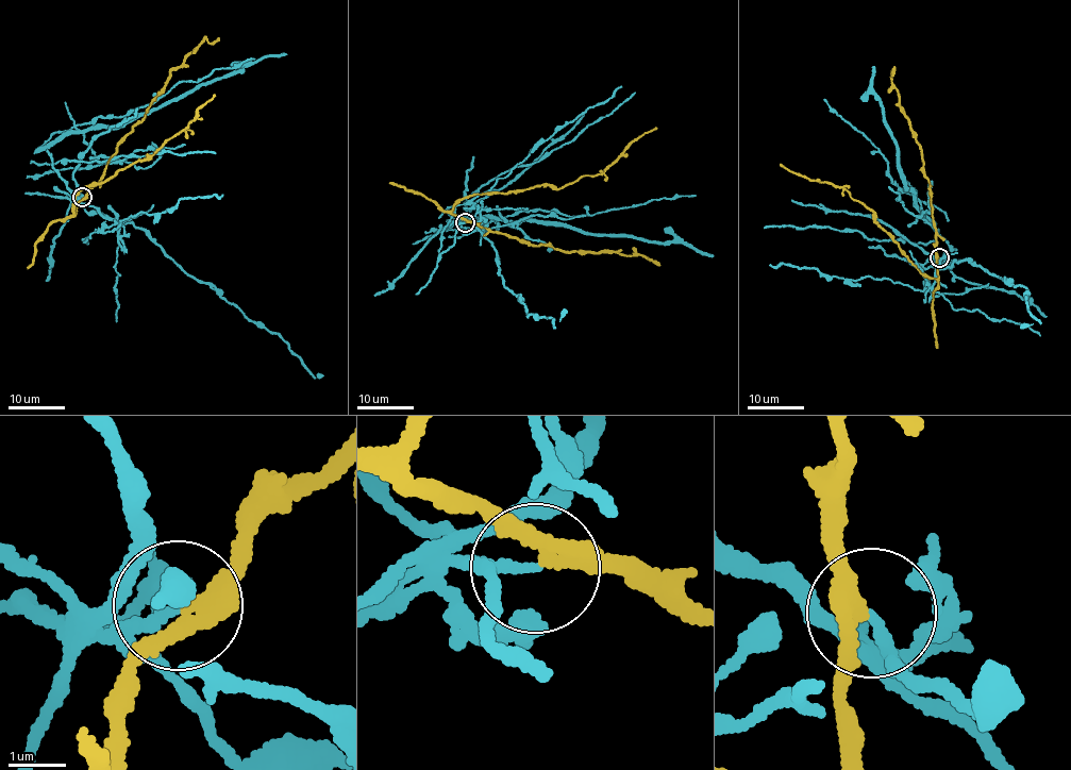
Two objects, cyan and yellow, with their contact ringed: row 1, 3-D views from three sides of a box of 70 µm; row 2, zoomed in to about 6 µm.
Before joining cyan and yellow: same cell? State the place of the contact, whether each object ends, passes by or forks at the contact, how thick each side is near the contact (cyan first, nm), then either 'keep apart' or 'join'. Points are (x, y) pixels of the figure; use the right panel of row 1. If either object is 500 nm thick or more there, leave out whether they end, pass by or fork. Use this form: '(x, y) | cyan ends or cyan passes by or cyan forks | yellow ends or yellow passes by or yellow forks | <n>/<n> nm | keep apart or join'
(939, 257) | cyan ends | yellow passes by | 180/280 nm | keep apart

